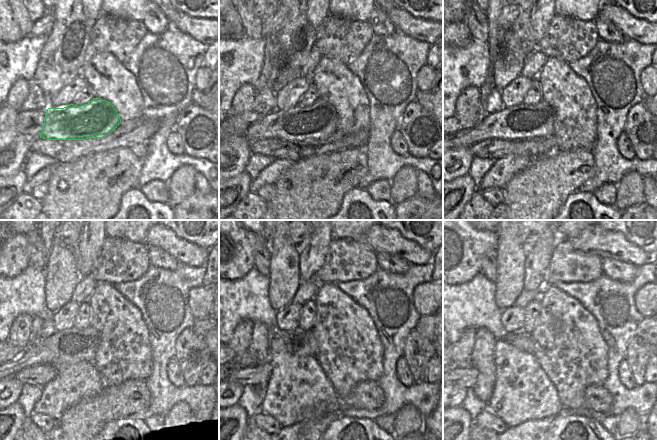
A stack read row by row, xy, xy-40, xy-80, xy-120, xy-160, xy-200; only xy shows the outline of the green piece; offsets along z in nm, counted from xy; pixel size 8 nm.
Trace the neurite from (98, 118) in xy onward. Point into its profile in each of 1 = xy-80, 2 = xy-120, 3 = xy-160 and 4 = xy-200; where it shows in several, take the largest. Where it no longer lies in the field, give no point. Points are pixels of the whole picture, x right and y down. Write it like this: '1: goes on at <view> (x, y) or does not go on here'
1: goes on at xy-80 (524, 121)
2: goes on at xy-120 (73, 345)
3: goes on at xy-160 (298, 342)
4: goes on at xy-200 (521, 339)

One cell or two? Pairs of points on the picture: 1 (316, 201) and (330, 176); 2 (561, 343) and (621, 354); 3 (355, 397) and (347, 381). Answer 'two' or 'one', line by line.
1: one
2: two
3: two

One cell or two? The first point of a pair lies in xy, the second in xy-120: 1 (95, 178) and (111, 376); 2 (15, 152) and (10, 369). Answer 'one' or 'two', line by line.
1: two
2: two

